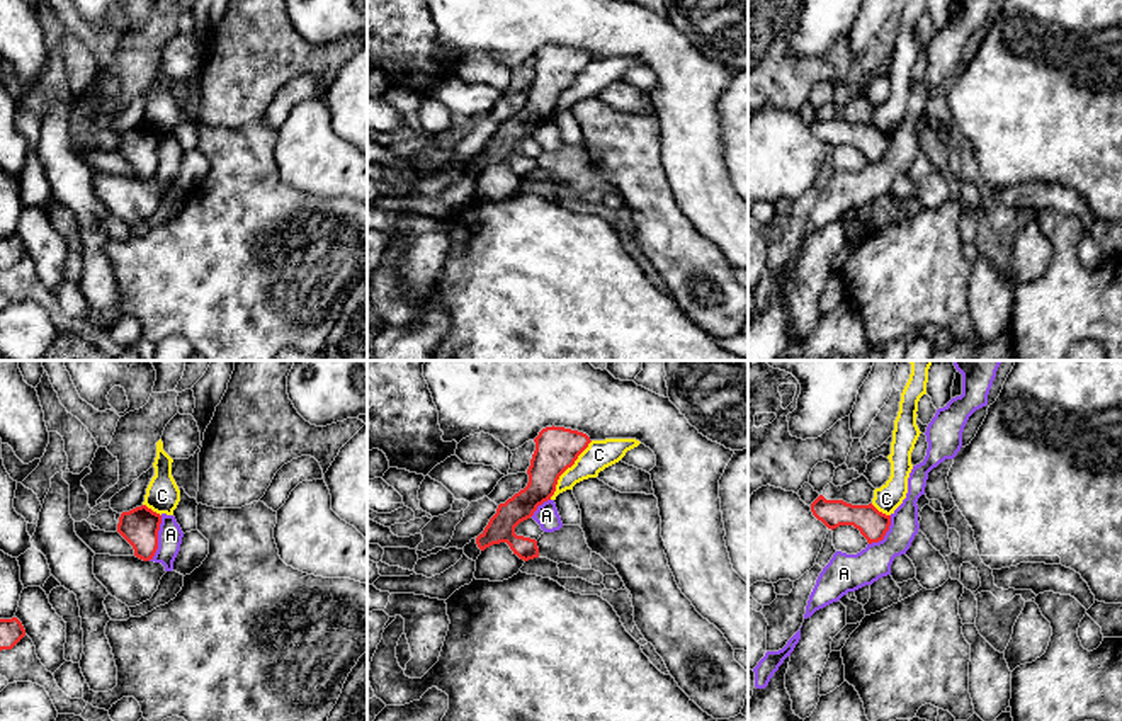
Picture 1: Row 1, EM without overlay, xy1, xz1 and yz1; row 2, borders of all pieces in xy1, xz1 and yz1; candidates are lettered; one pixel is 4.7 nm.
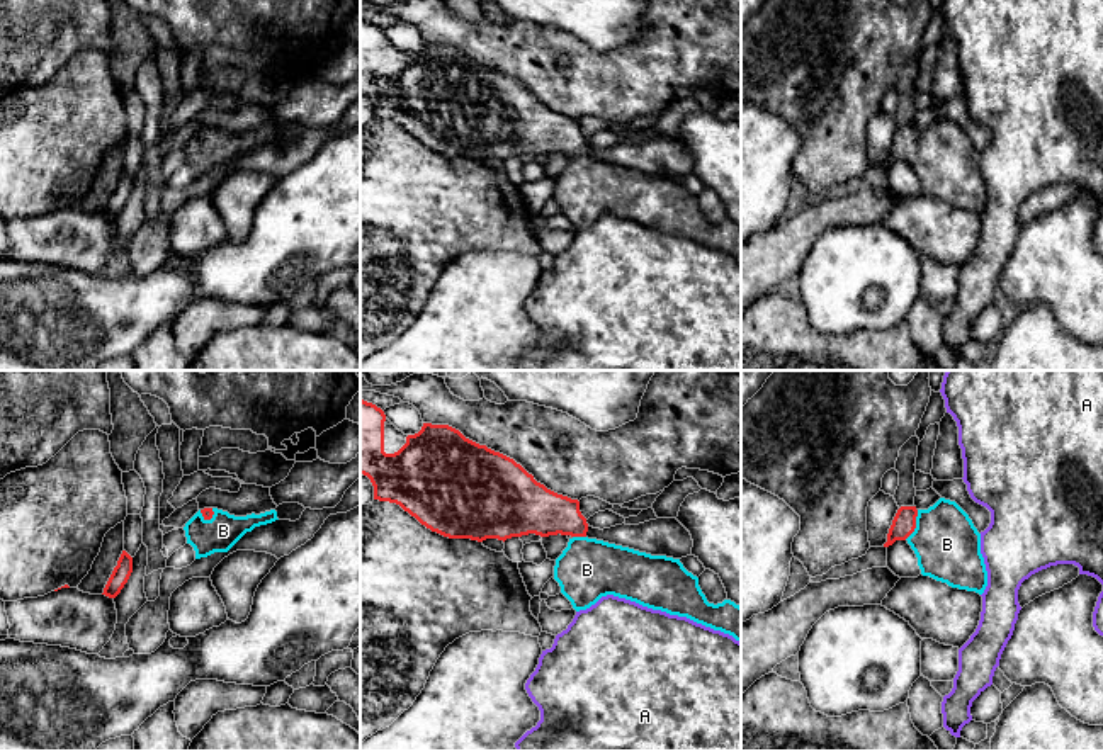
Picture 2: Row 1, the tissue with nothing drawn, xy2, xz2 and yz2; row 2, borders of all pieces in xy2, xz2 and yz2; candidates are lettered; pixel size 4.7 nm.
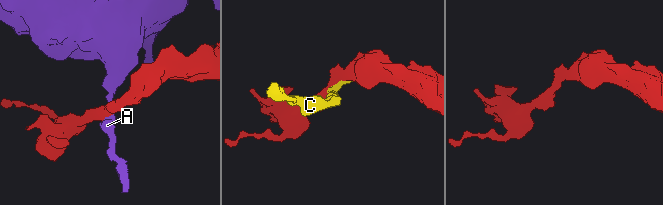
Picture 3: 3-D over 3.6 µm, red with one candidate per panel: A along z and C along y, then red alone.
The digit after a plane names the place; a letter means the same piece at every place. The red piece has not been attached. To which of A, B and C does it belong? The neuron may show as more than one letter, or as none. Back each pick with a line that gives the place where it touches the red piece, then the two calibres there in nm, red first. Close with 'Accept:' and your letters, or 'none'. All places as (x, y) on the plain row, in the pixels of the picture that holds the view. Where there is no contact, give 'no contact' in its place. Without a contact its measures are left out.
B: contact yz2 (915, 145); calibres 110 and 320 nm
Accept: B

